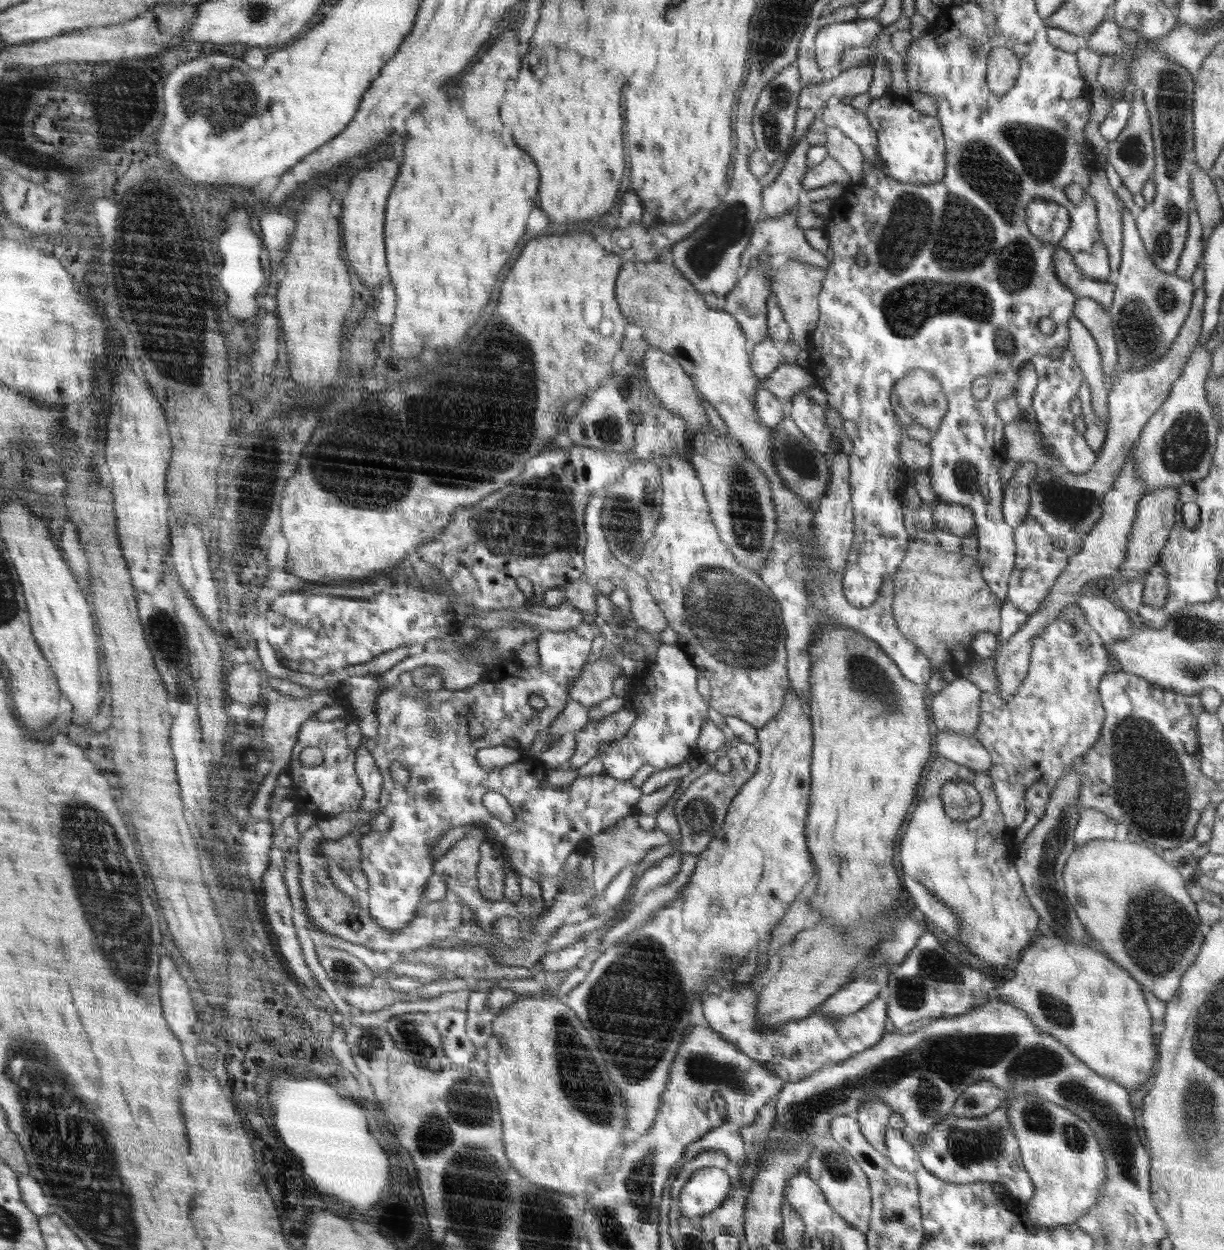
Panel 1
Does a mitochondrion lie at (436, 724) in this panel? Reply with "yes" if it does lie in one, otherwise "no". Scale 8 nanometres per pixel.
yes

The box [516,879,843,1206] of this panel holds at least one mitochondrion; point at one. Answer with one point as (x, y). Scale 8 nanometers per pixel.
(620, 999)

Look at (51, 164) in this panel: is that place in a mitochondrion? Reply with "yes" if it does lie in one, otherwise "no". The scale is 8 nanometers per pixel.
no

